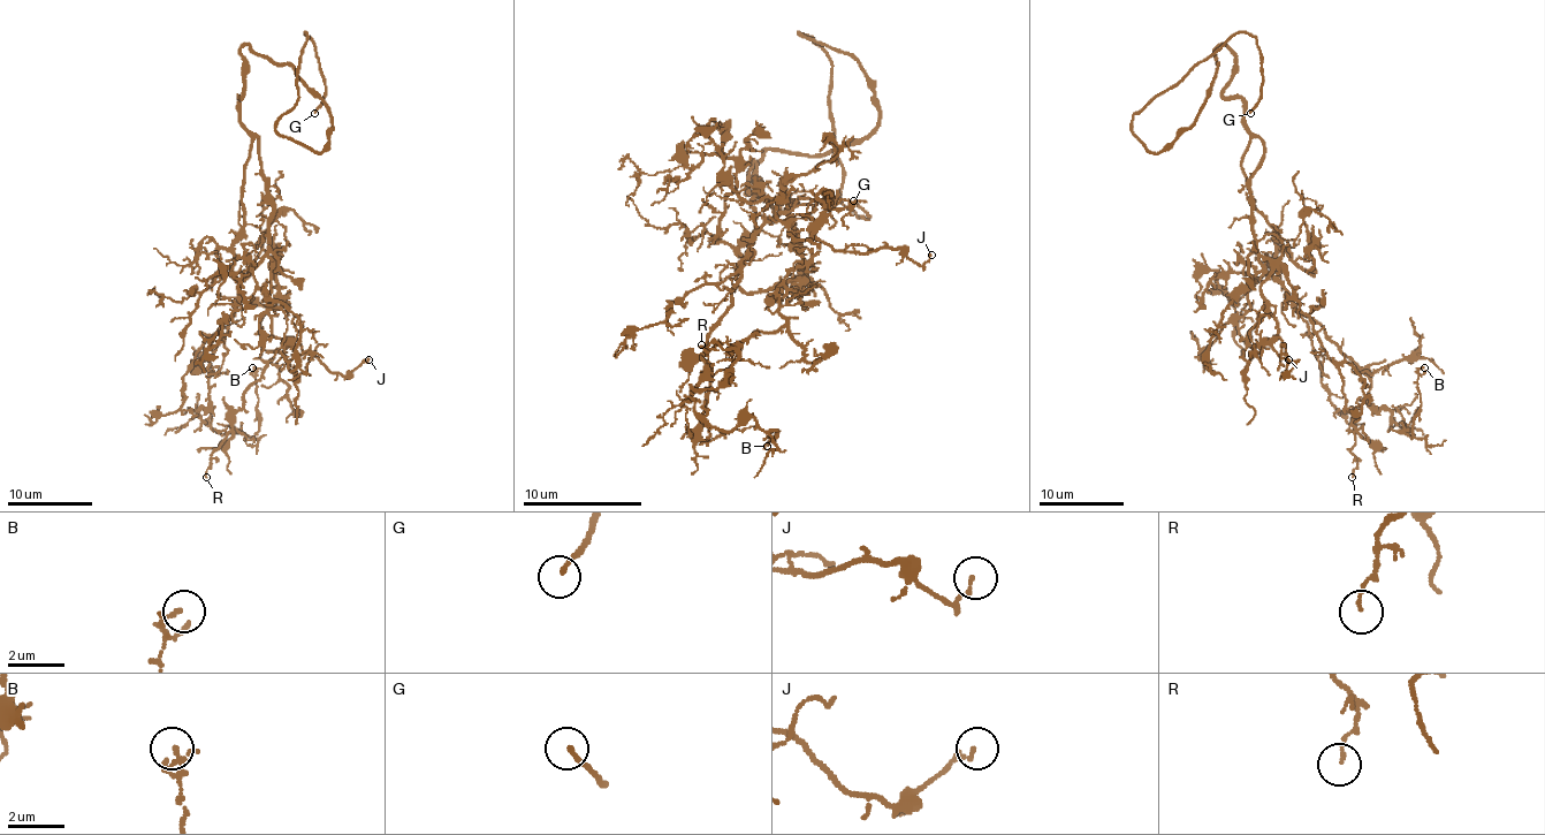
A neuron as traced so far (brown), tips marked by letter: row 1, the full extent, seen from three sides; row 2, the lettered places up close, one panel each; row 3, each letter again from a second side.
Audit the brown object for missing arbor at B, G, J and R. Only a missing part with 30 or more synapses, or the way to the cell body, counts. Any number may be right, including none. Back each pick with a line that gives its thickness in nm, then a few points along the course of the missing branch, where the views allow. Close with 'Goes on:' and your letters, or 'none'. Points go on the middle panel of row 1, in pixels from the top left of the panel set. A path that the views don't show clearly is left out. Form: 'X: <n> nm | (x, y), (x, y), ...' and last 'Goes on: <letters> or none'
G: 170 nm | (853, 200), (853, 183), (922, 200), (931, 230), (988, 282), (1015, 258), (1024, 204)
Goes on: G

